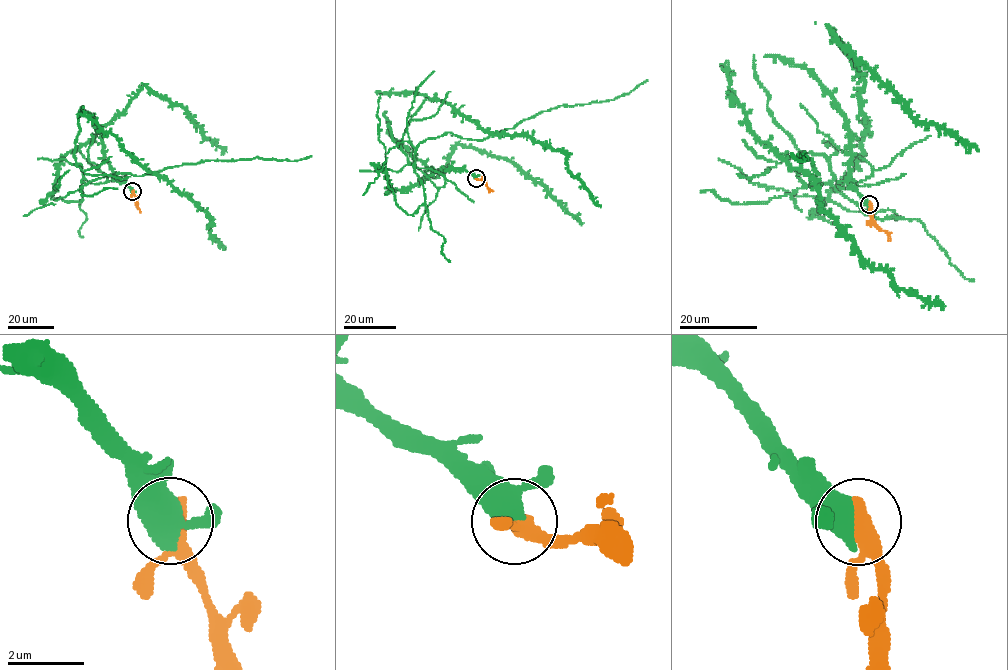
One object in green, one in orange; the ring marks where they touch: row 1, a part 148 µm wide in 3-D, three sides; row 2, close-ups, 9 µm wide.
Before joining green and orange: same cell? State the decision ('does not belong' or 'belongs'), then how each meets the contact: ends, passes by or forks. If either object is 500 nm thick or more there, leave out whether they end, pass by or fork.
belongs; green passes by; orange passes by

